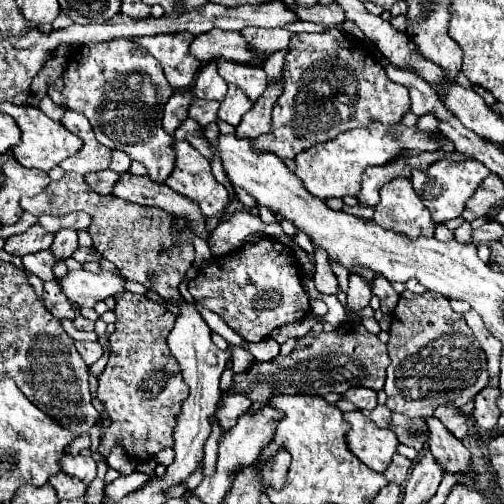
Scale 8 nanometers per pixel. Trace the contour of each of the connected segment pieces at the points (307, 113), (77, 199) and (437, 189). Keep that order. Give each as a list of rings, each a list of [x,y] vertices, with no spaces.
[[[332,31],[326,33],[298,33],[290,39],[290,51],[286,55],[284,63],[284,93],[274,105],[272,113],[272,133],[266,133],[262,137],[254,139],[254,149],[266,149],[266,153],[274,153],[280,159],[294,159],[302,149],[310,149],[322,141],[330,141],[338,137],[338,133],[366,127],[374,121],[394,125],[400,123],[404,113],[410,111],[410,93],[408,87],[398,85],[386,77],[386,71],[380,67],[378,61],[372,59],[372,53],[366,49],[360,49],[362,57],[360,63],[352,59],[352,47],[346,37],[346,47],[328,47],[332,43]]]
[[[66,173],[60,181],[52,181],[48,189],[36,197],[22,197],[22,209],[32,215],[66,215],[74,211],[86,211],[92,217],[88,233],[94,241],[94,249],[108,261],[112,261],[128,281],[142,283],[148,291],[154,291],[166,303],[176,305],[182,295],[178,291],[180,281],[194,261],[194,245],[170,245],[170,233],[174,233],[174,219],[166,211],[156,207],[142,207],[114,195],[100,195],[86,185],[78,173]]]
[[[436,161],[432,163],[426,171],[420,171],[420,169],[414,169],[412,173],[412,187],[416,191],[416,195],[420,197],[420,201],[430,207],[432,211],[432,221],[434,225],[442,225],[450,219],[456,219],[460,217],[460,213],[464,211],[464,205],[466,201],[474,195],[474,191],[478,189],[478,185],[490,175],[490,171],[478,163],[478,161],[464,161],[464,163],[452,163],[452,161]]]

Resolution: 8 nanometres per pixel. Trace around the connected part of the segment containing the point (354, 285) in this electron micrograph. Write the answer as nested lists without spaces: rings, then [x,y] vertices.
[[[350,275],[350,283],[348,283],[348,305],[354,309],[364,309],[372,297],[372,289],[368,285],[368,281],[360,275]]]

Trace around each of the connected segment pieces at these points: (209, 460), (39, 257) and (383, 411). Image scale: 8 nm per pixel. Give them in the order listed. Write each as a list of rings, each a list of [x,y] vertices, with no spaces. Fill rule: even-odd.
[[[216,413],[209,417],[212,423],[212,433],[204,445],[204,477],[210,479],[214,475],[216,457],[218,457],[218,439],[220,439],[220,425],[216,423]]]
[[[40,251],[40,253],[32,253],[22,257],[22,267],[26,271],[30,271],[32,275],[40,277],[42,281],[52,281],[54,273],[52,273],[52,265],[56,263],[56,257],[52,255],[52,251]]]
[[[378,405],[374,411],[364,411],[366,417],[370,417],[370,421],[378,427],[388,427],[390,421],[390,409],[386,405]]]

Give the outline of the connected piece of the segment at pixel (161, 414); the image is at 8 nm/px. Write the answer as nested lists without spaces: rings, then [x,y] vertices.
[[[118,293],[116,303],[118,305],[114,311],[118,315],[118,323],[116,331],[110,335],[112,355],[106,369],[98,375],[98,399],[110,415],[110,425],[106,427],[106,437],[102,439],[100,453],[106,457],[114,445],[122,445],[132,459],[150,459],[164,447],[174,447],[174,421],[178,419],[186,393],[190,393],[182,379],[182,371],[178,369],[178,361],[174,361],[174,355],[166,345],[166,337],[174,327],[176,317],[164,305],[148,299],[146,295]]]

